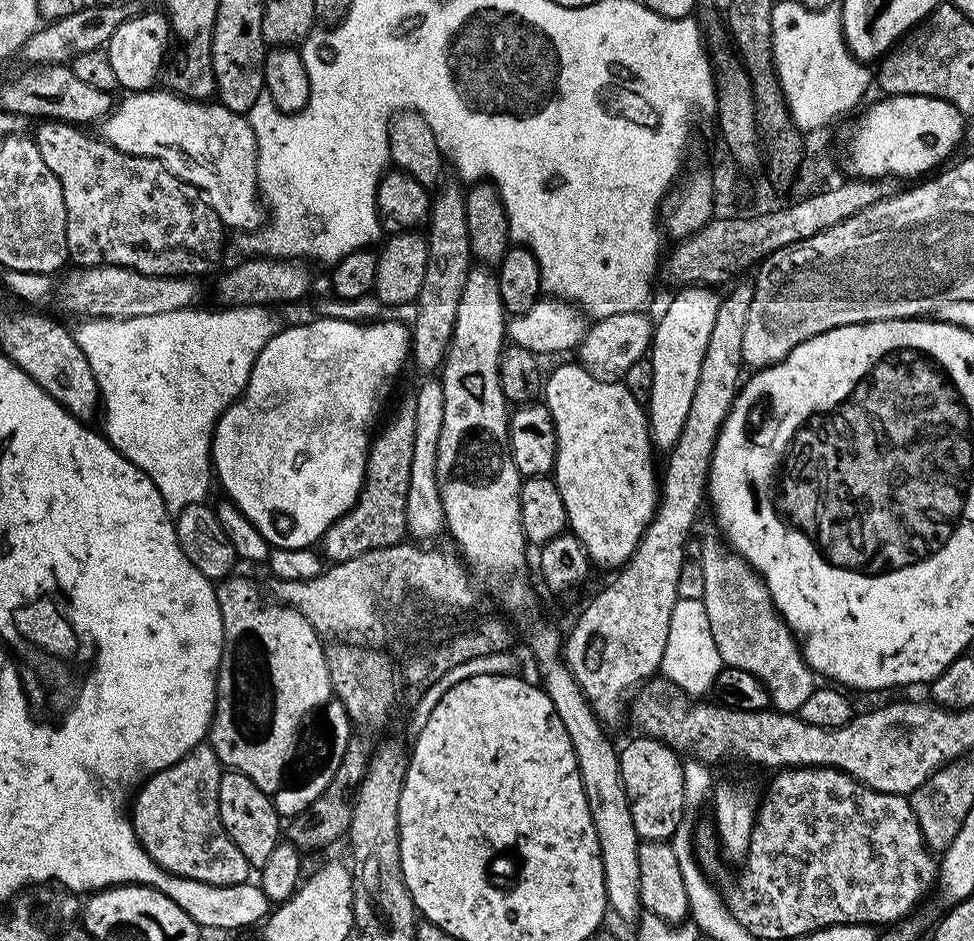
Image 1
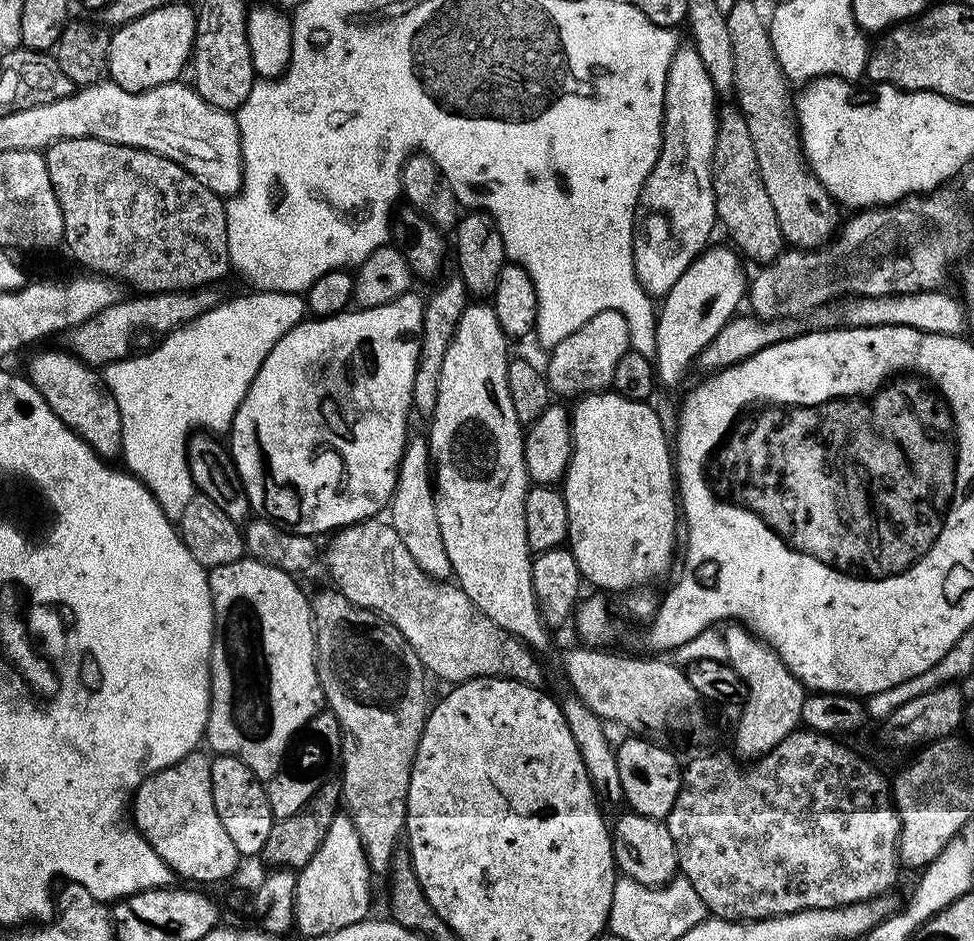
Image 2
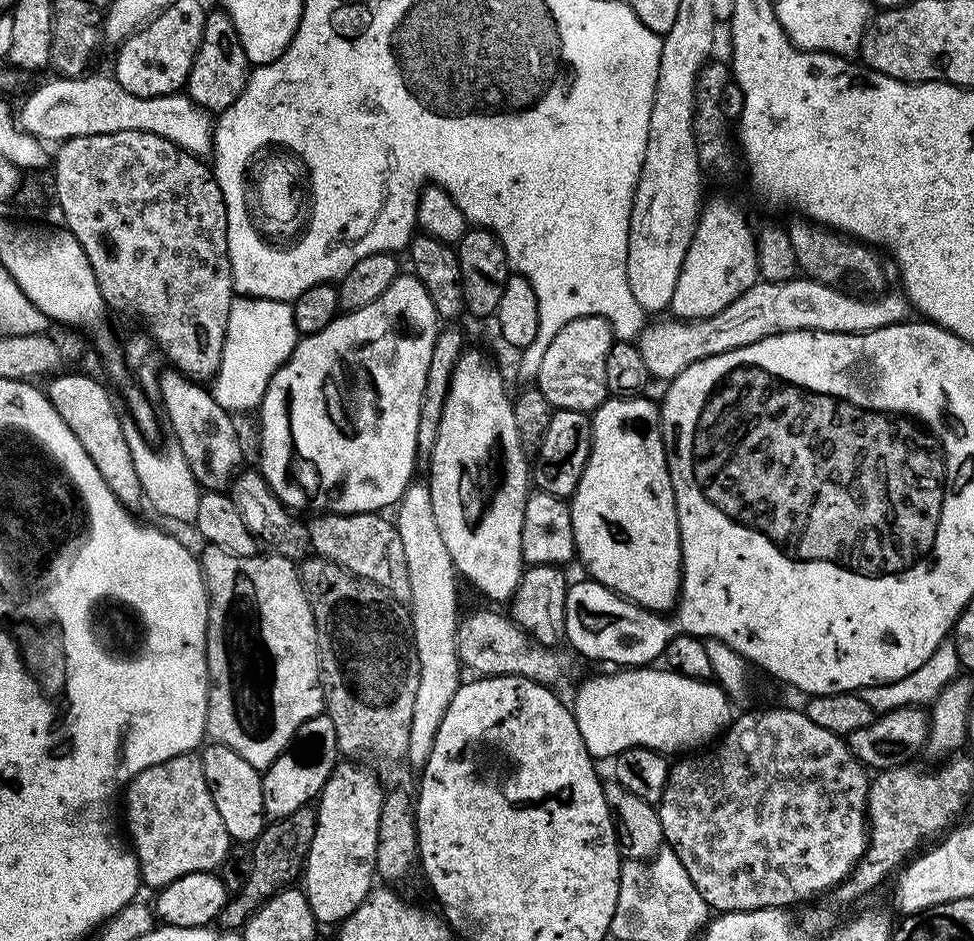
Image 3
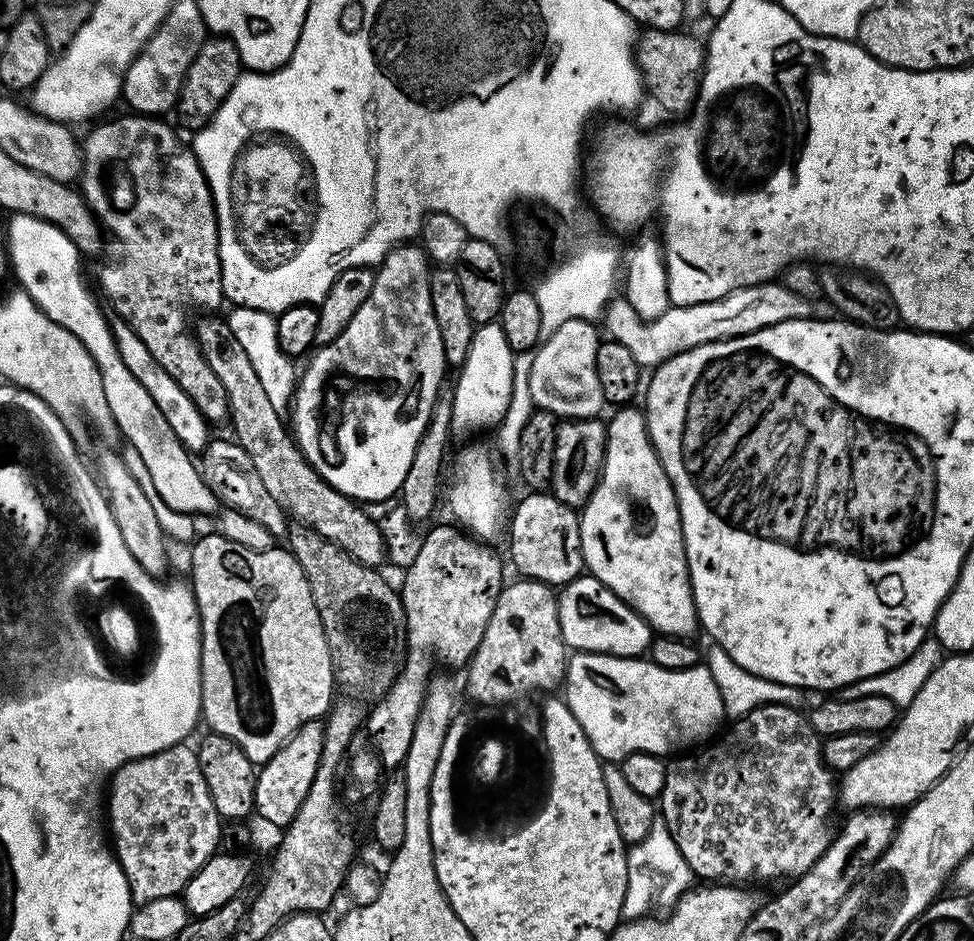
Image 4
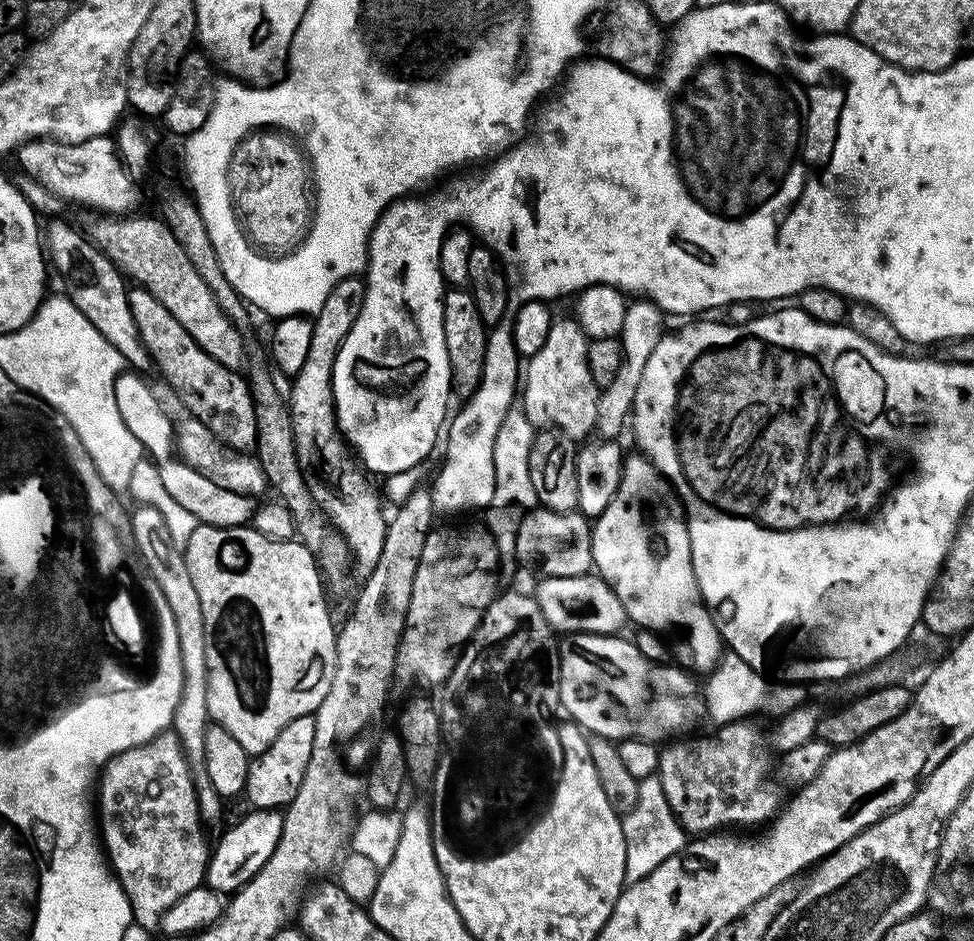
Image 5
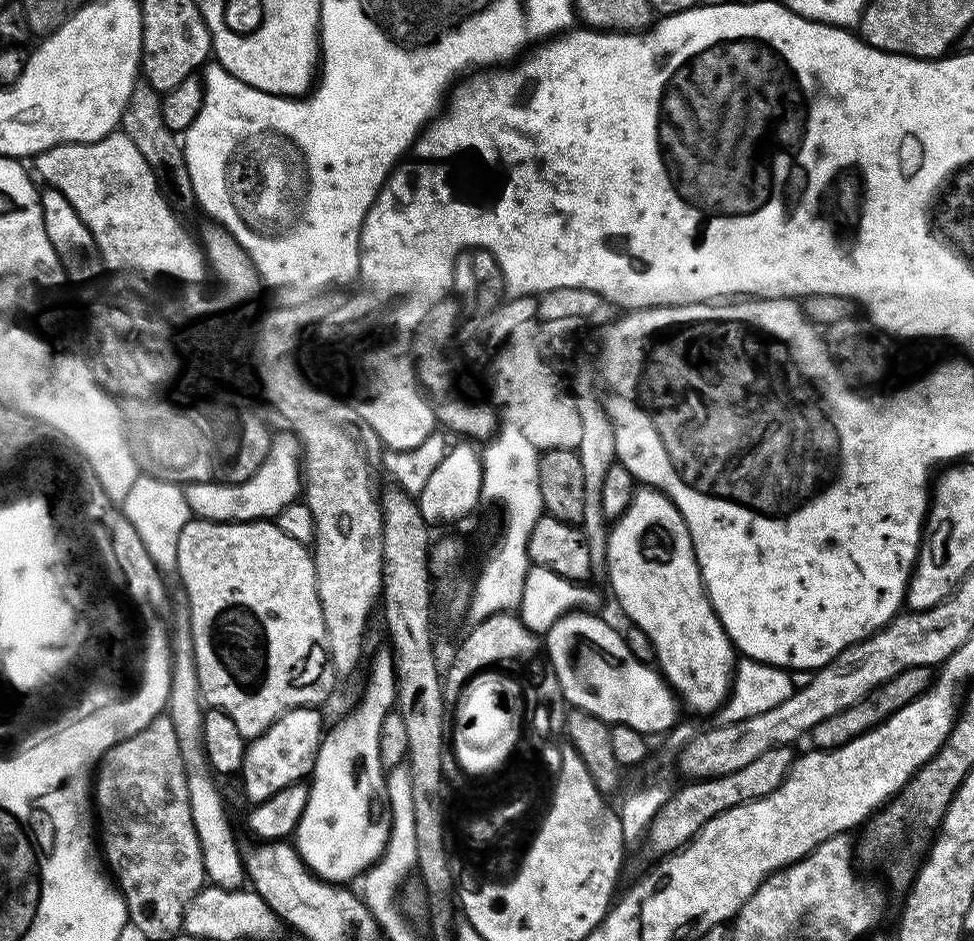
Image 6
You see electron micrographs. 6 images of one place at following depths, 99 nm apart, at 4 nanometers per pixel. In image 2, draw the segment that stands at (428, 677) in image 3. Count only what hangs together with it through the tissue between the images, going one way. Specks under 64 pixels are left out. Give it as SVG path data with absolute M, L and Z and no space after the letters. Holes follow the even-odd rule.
M414 432L409 435L409 440L404 445L400 469L396 472L396 489L392 492L392 499L386 509L386 520L392 525L398 538L402 538L410 555L424 573L435 580L445 581L451 577L452 567L449 555L446 554L445 543L442 542L441 527L437 522L438 512L428 439L423 433Z

